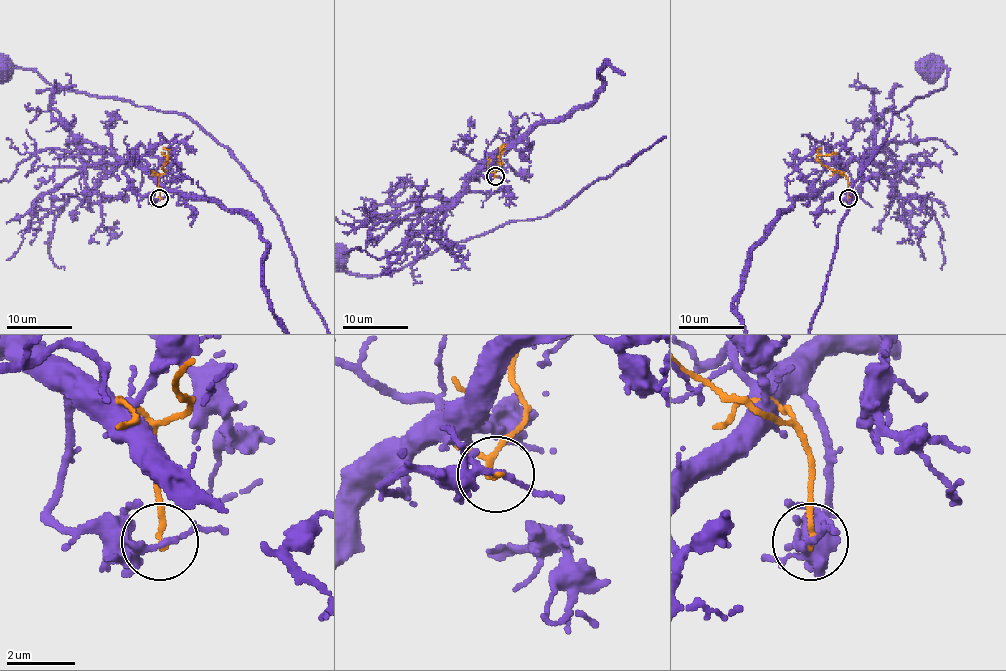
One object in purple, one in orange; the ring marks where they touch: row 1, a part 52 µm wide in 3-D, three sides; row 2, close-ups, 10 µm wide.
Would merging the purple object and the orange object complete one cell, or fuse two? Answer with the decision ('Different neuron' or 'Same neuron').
Different neuron

